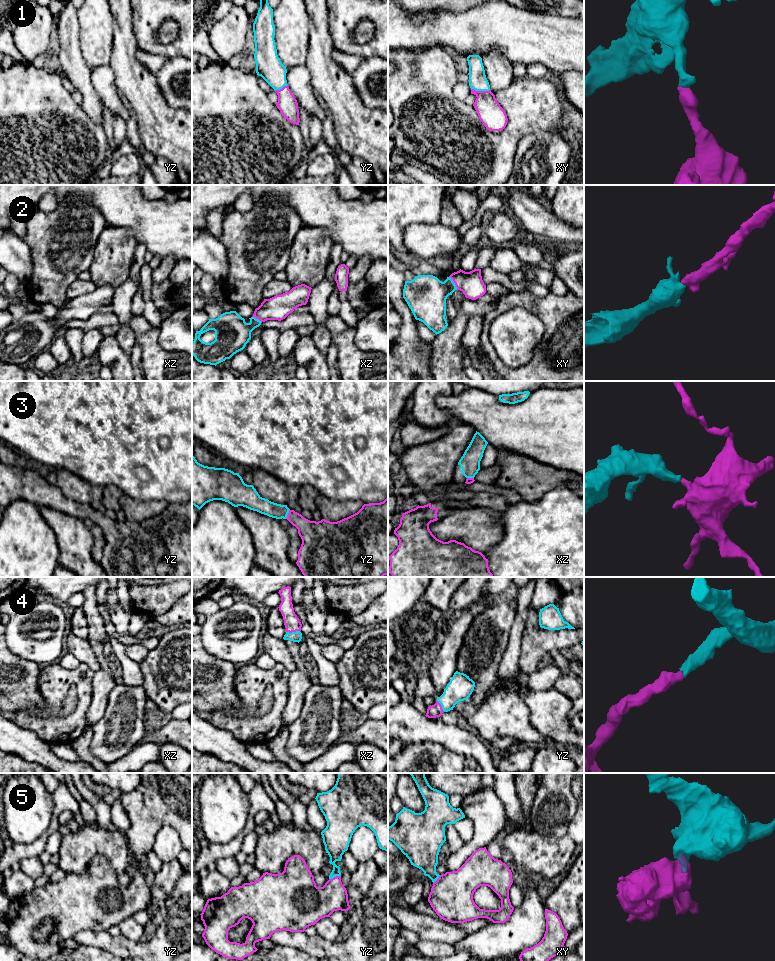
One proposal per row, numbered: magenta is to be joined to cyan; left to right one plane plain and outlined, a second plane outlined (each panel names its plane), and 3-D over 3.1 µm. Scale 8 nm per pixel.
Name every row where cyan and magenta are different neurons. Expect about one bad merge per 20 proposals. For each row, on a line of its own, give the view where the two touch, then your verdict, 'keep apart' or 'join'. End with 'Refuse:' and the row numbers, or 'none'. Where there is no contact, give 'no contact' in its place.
1: meets cyan in xy; join
2: meets cyan in xy; join
3: meets cyan in yz; join
4: meets cyan in xz; join
5: meets cyan in yz; join
Refuse: none

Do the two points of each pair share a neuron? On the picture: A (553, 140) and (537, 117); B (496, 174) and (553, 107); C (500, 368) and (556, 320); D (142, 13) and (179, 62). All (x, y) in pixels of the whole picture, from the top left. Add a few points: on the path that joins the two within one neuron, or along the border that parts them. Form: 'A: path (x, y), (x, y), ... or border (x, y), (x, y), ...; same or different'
A: border (560, 133), (534, 131), (523, 136); different
B: path (497, 154), (497, 149), (533, 113); same
C: path (485, 339), (487, 321), (506, 302), (527, 301); same
D: border (181, 55), (167, 59); different

